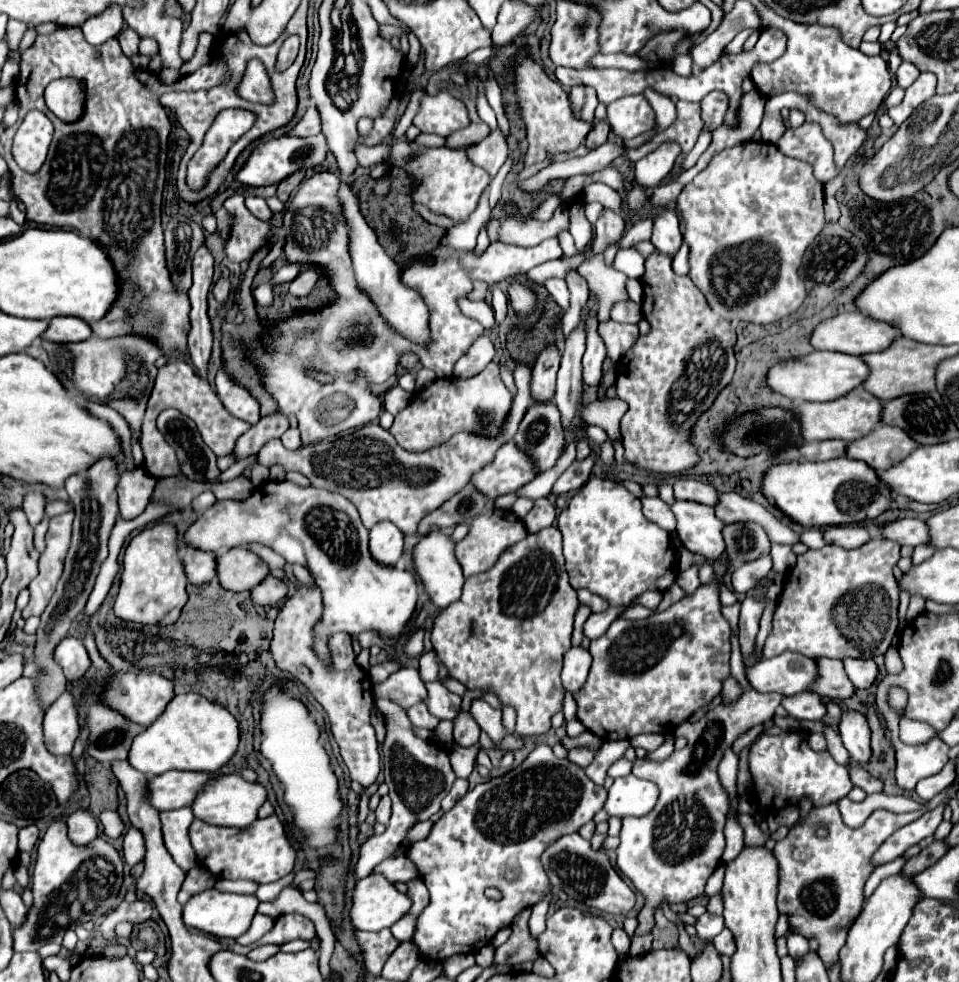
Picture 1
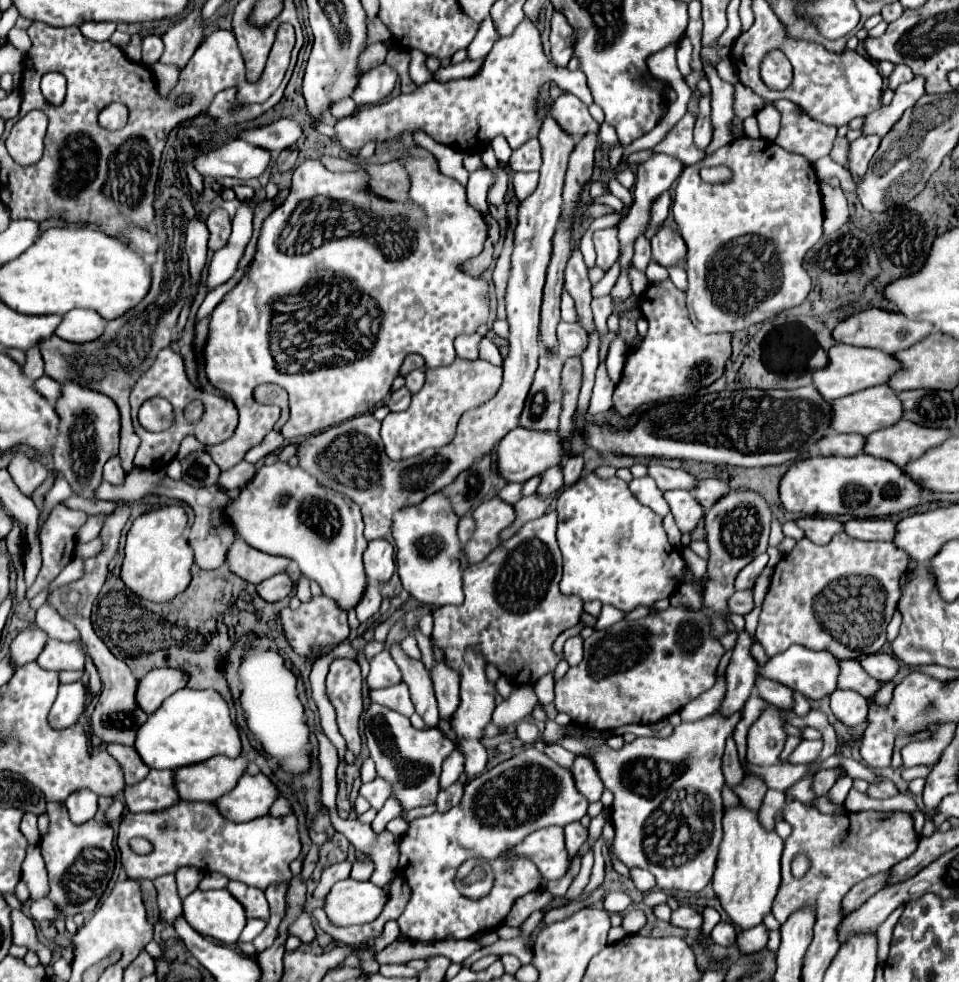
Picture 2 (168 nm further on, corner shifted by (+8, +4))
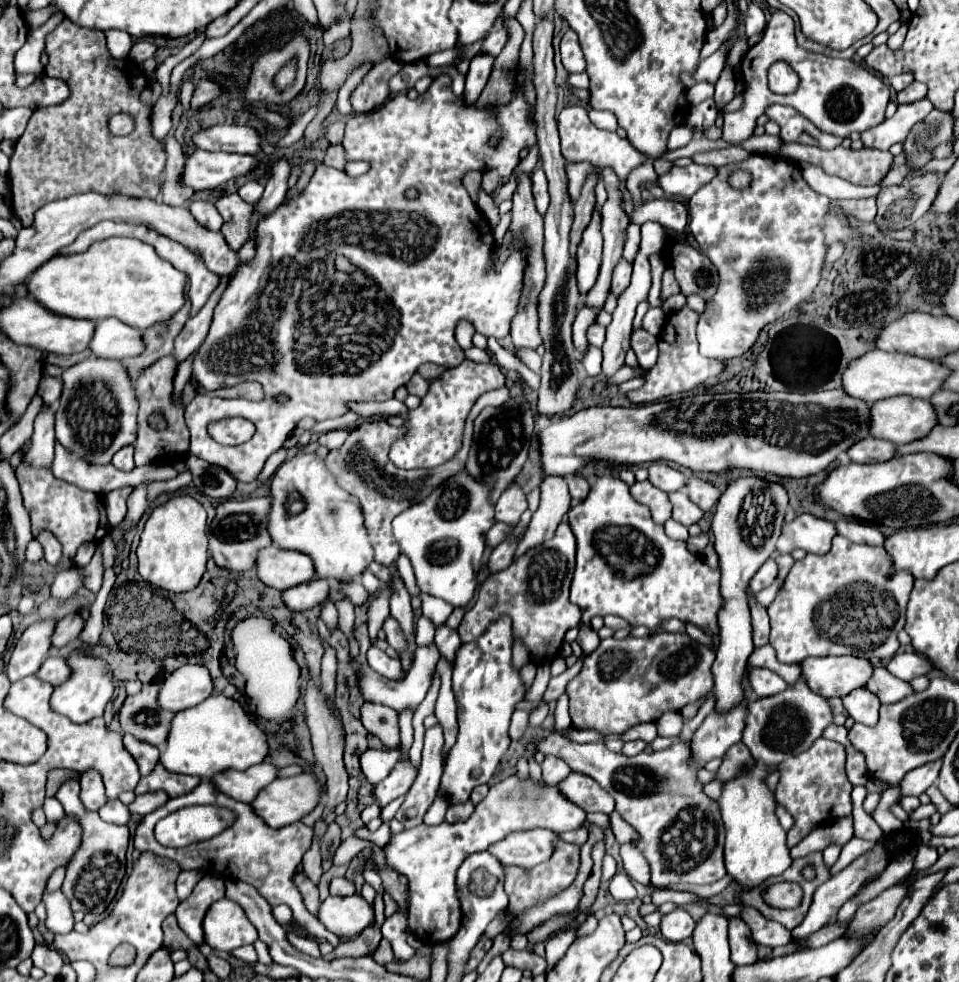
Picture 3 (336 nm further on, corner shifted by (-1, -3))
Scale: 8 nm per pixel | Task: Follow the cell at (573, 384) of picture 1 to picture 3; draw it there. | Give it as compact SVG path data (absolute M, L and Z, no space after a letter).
M549 476L541 483L541 505L533 513L529 527L517 545L515 559L555 535L555 529L571 507L571 495L564 479L563 476Z

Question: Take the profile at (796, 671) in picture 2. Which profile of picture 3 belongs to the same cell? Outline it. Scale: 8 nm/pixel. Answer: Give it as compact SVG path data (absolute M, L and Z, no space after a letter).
M811 657L801 663L801 675L807 679L807 685L831 699L845 697L853 689L865 687L873 675L873 665L865 657Z

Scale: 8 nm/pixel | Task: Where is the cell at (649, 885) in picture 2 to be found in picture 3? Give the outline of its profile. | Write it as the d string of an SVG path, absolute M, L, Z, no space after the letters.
M633 843L621 845L621 859L631 879L635 879L641 885L649 885L649 863Z

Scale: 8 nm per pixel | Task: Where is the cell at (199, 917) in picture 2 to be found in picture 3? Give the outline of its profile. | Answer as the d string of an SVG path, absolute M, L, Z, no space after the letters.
M215 901L203 919L205 941L215 951L233 951L257 941L255 927L233 901Z

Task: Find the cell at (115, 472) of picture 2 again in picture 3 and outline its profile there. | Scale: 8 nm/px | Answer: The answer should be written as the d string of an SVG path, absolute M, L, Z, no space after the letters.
M127 445L125 449L119 449L119 451L113 455L111 463L113 463L117 469L121 469L121 471L131 471L131 469L135 467L135 463L133 463L133 445Z

